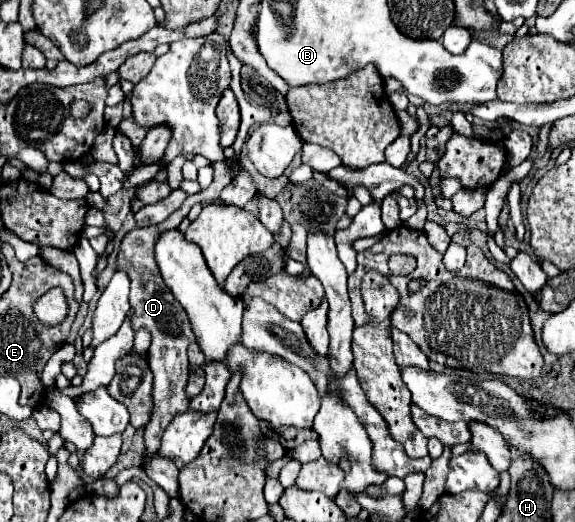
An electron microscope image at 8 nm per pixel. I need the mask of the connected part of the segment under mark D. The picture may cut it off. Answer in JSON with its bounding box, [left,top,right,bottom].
[117,162,232,454]

